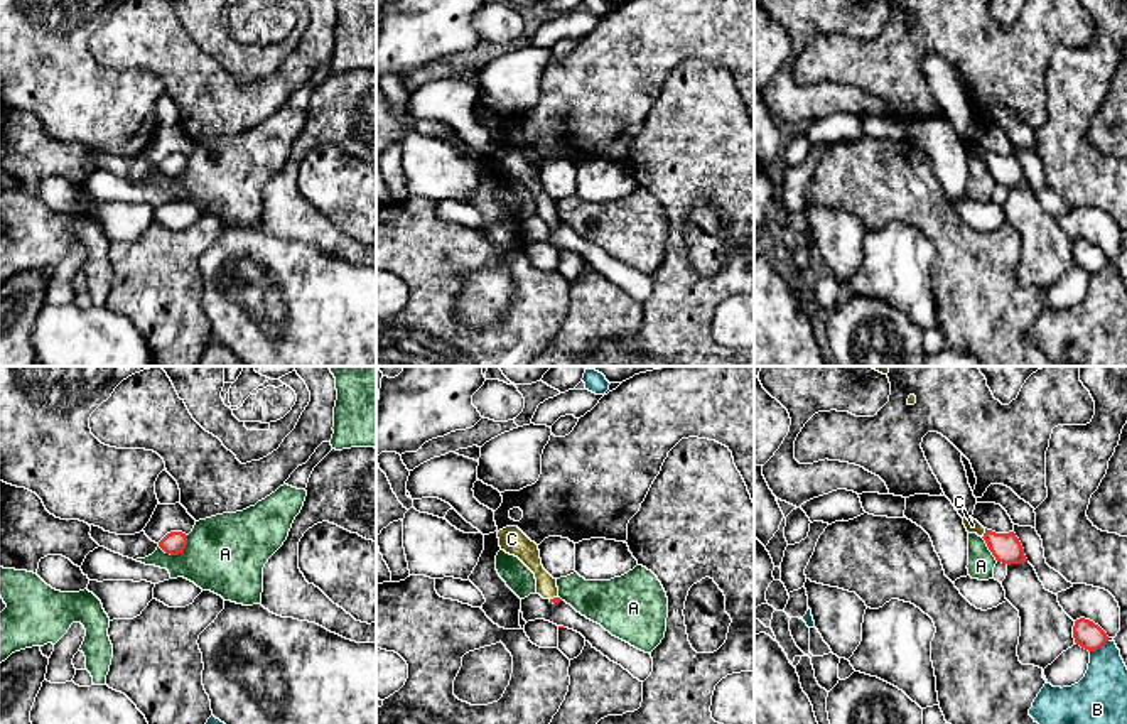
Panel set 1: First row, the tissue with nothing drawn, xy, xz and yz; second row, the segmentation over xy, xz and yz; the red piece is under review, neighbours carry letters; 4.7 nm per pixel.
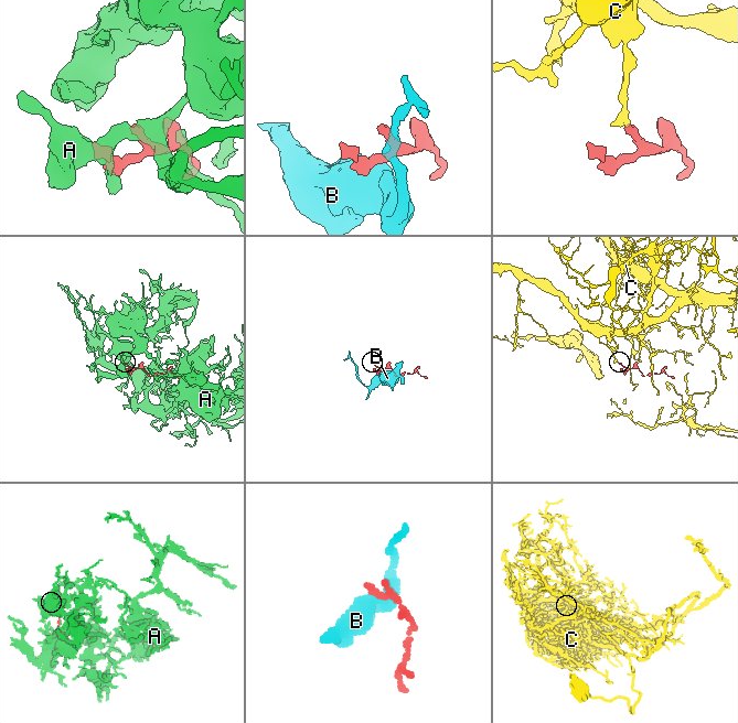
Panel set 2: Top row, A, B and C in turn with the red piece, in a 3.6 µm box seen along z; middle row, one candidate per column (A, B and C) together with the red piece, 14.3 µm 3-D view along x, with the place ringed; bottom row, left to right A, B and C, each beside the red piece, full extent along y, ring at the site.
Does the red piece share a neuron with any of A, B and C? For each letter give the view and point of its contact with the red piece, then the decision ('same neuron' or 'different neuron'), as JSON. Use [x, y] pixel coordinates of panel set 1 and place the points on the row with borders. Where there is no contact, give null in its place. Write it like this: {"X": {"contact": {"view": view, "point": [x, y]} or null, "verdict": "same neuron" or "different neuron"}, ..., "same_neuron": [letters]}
{"A": {"contact": {"view": "xy", "point": [177, 554]}, "verdict": "different neuron"}, "B": {"contact": {"view": "yz", "point": [1099, 647]}, "verdict": "different neuron"}, "C": {"contact": {"view": "yz", "point": [984, 534]}, "verdict": "same neuron"}, "same_neuron": ["C"]}

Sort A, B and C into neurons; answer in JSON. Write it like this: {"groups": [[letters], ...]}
{"groups": [["A"], ["B"], ["C"]]}

